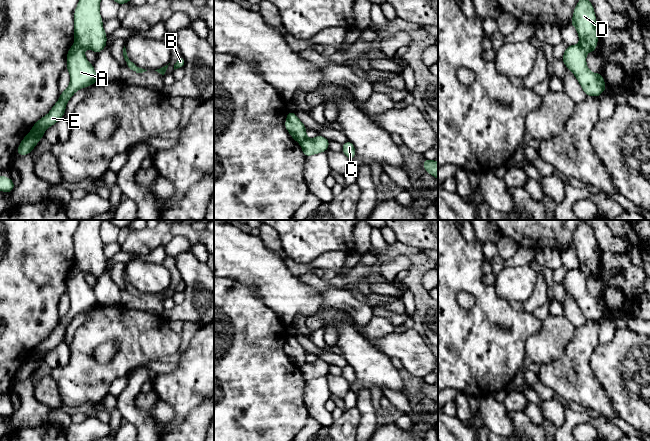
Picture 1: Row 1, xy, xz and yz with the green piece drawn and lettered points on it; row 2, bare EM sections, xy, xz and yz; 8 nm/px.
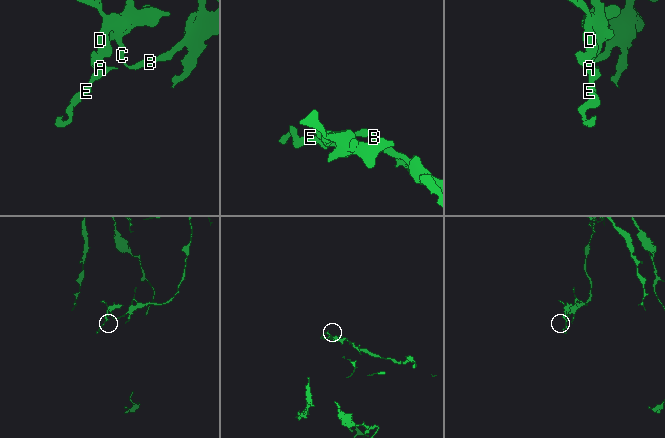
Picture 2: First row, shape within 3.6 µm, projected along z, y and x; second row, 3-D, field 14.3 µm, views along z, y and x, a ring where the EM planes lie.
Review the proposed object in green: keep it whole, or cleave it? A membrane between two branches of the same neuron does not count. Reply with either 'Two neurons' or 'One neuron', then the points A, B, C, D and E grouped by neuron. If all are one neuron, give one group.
Two neurons. Groups: A E / B C D

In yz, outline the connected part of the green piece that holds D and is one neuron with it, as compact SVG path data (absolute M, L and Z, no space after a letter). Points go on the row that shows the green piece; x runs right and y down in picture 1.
M579 0L570 22L577 31L579 43L586 52L594 52L598 43L597 19L590 0Z

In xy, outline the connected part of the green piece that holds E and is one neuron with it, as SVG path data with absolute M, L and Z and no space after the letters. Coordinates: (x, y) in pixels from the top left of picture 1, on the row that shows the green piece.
M76 41L69 48L66 59L66 69L70 75L69 86L60 94L58 101L49 113L40 118L22 139L16 151L17 154L24 156L31 153L39 140L44 138L45 131L65 115L67 102L73 94L98 82L93 64L87 60L84 50Z

